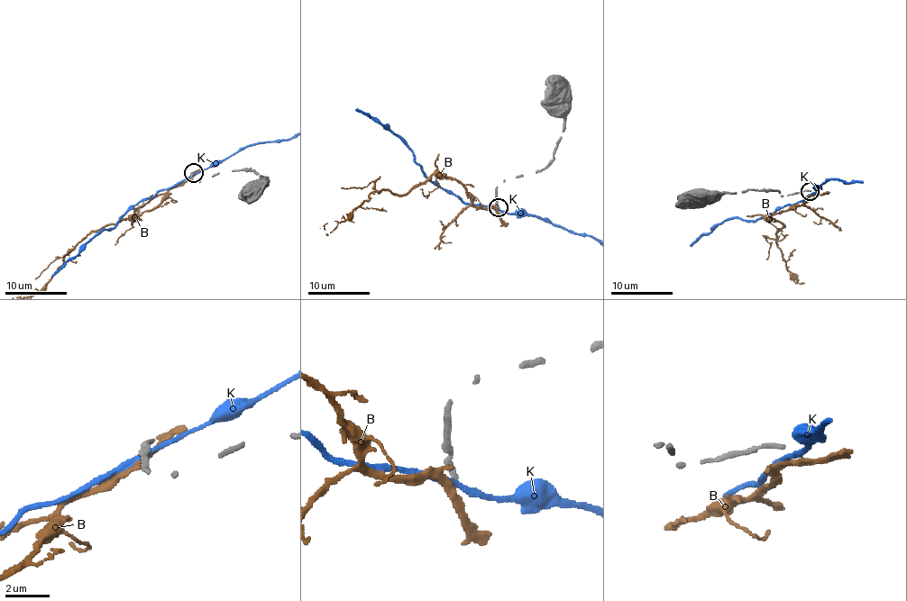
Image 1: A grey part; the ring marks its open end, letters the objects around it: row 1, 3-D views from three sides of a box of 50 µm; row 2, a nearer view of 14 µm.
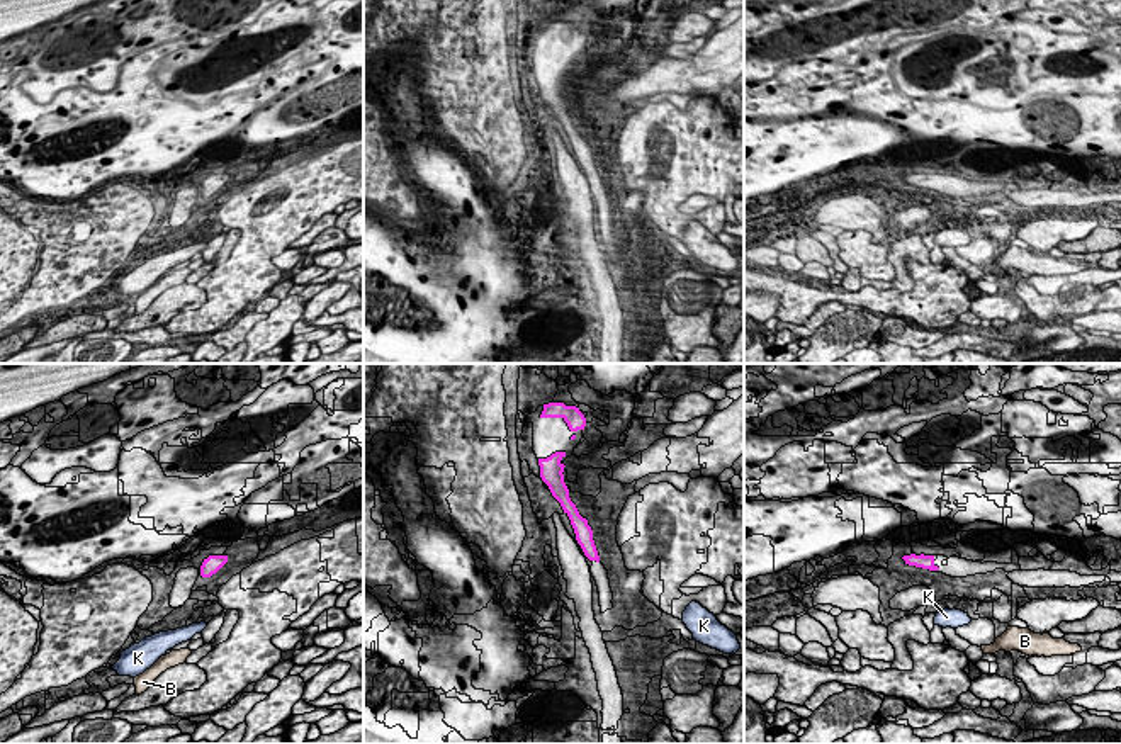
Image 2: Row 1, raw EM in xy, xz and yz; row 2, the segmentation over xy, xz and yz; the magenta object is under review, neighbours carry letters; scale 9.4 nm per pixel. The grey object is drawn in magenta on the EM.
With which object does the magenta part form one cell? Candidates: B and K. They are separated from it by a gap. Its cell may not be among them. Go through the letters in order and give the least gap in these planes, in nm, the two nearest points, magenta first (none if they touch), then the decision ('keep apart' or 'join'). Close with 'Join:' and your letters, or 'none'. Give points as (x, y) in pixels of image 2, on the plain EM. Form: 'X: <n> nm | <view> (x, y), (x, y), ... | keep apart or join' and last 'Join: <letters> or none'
B: 700 nm | xy (202, 196), (189, 269) | keep apart
K: 380 nm | yz (936, 189), (945, 228) | keep apart
Join: none

